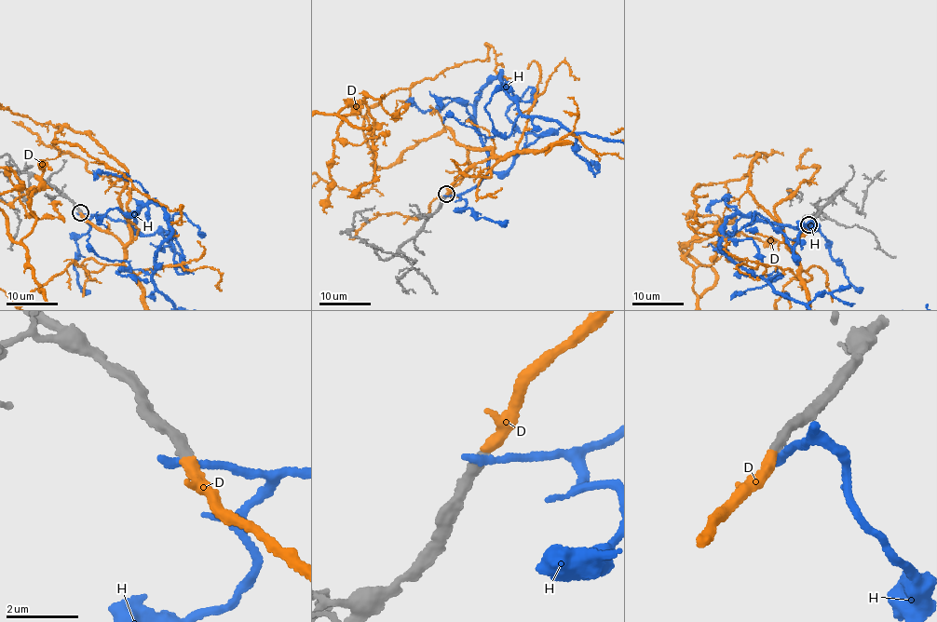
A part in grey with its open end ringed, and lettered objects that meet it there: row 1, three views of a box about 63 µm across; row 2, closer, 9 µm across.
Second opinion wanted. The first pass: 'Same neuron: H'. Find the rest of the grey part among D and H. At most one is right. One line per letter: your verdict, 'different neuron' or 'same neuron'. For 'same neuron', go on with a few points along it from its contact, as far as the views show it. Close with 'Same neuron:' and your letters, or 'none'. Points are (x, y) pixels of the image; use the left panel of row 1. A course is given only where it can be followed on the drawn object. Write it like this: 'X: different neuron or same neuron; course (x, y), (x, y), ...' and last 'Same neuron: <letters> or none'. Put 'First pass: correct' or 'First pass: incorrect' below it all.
D: same neuron
H: different neuron
Same neuron: D
First pass: incorrect

